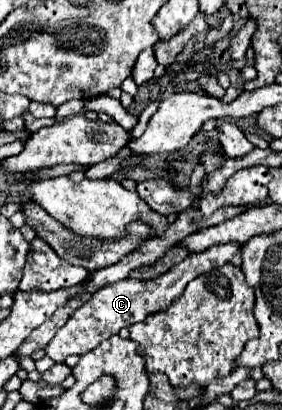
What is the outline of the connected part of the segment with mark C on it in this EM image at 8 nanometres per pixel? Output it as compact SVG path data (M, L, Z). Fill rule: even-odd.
M229 241L229 243L221 243L221 245L213 245L201 253L191 253L185 261L181 261L179 265L175 265L173 269L169 269L165 275L153 279L153 281L137 281L137 279L123 279L111 285L101 287L99 291L95 291L95 295L89 299L89 303L83 303L69 319L67 323L55 333L55 337L49 341L49 345L45 347L45 353L55 361L55 363L63 363L65 357L69 355L83 355L89 353L91 349L95 349L101 341L109 339L111 335L119 333L119 329L123 329L125 325L133 325L137 321L143 321L147 315L157 313L157 311L165 311L167 307L171 307L173 301L177 301L187 283L191 279L195 279L197 275L203 275L207 271L219 269L225 263L231 261L231 257L241 249L239 243Z

